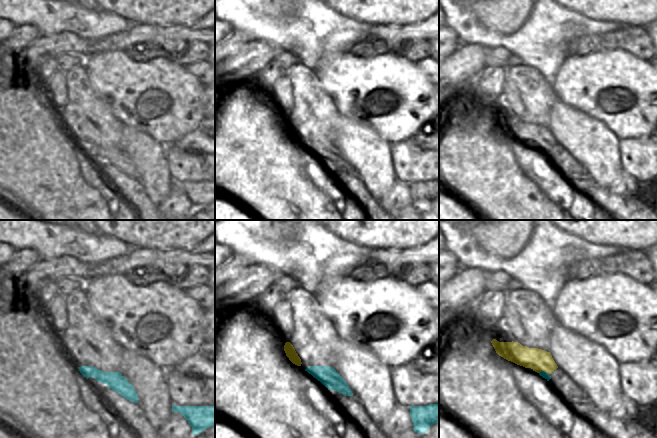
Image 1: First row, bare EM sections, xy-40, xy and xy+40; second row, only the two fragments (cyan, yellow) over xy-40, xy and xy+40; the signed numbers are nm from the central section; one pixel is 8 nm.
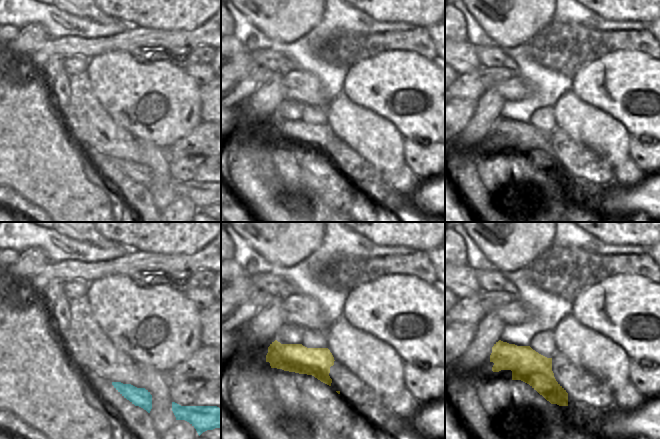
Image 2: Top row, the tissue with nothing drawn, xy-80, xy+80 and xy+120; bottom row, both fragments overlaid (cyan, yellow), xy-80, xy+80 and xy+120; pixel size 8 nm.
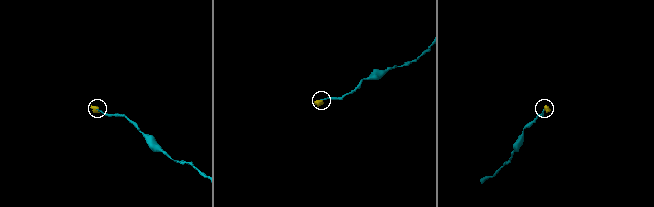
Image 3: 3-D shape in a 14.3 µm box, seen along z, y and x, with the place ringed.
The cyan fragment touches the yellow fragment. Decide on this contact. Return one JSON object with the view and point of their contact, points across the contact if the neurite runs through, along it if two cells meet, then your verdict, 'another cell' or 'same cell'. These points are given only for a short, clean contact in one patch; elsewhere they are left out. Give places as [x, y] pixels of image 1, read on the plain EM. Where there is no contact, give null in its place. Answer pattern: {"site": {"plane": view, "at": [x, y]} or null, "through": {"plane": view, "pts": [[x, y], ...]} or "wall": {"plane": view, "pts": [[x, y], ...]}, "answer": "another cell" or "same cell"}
{"site": {"plane": "xy+40", "at": [543, 147]}, "through": {"plane": "xy+40", "pts": [[545, 151], [543, 147], [543, 140], [539, 136]]}, "answer": "same cell"}

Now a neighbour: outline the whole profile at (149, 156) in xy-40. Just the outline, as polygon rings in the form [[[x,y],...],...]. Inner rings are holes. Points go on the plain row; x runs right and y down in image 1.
[[[122,125],[120,149],[134,163],[146,195],[158,206],[172,189],[166,146],[133,126]]]

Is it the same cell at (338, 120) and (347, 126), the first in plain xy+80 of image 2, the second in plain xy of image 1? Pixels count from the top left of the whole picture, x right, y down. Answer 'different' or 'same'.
same

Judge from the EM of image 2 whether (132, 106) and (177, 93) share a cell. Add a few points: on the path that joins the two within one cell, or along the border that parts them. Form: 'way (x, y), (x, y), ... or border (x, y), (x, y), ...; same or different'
way (143, 101), (163, 101), (166, 98); same

